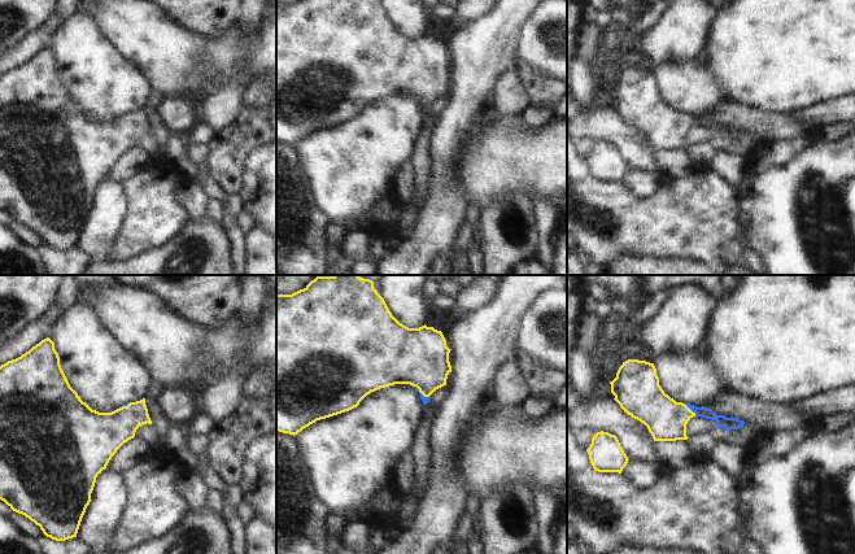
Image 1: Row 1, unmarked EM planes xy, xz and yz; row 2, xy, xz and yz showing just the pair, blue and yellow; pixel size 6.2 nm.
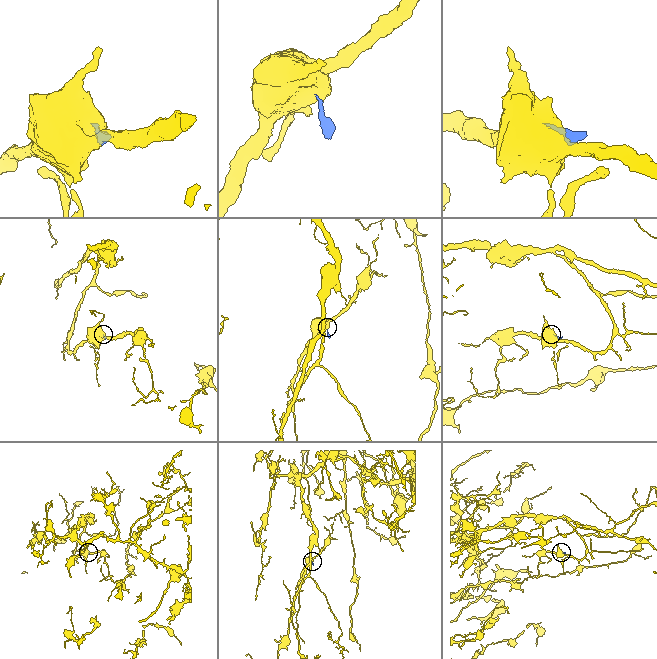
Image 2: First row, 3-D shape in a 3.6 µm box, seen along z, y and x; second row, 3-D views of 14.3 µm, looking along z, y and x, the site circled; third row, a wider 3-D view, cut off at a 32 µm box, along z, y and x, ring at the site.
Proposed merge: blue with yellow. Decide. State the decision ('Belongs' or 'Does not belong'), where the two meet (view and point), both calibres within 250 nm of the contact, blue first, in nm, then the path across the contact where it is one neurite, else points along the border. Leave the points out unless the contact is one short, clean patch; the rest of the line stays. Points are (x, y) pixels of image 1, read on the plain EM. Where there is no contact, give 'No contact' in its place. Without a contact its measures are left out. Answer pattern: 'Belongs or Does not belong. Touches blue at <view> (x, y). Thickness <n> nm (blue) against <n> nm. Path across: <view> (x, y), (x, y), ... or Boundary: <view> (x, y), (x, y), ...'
Belongs. Touches blue at yz (690, 118). Thickness 80 nm (blue) against 260 nm. Path across: yz (728, 132), (707, 122), (690, 118), (666, 129)

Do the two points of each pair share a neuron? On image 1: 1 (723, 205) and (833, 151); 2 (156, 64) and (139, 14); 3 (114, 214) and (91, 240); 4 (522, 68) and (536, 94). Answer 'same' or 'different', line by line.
1: different
2: same
3: same
4: same

